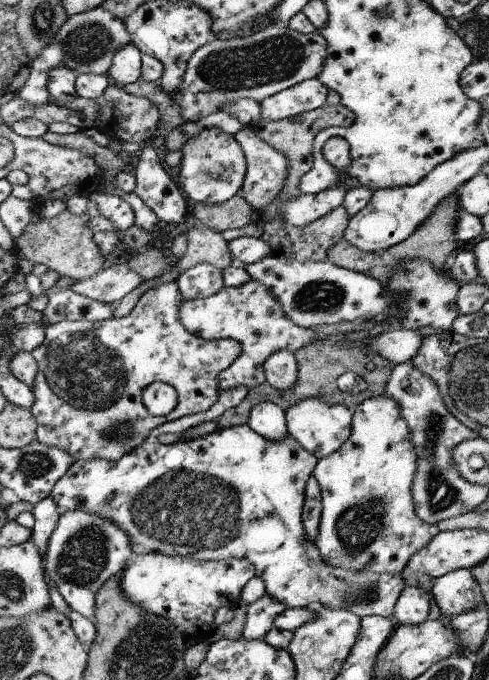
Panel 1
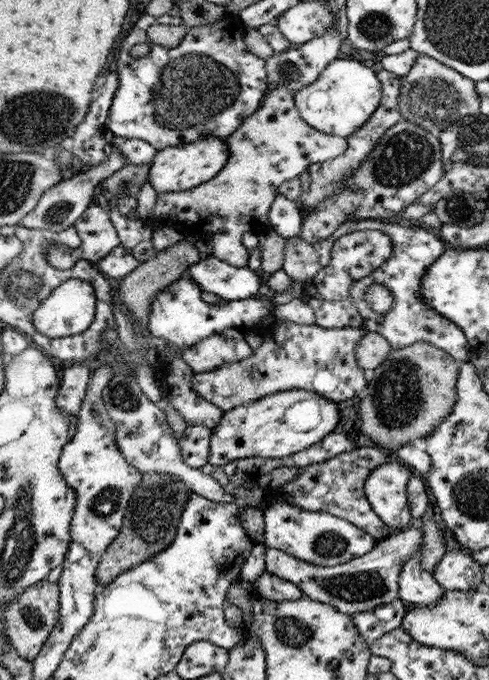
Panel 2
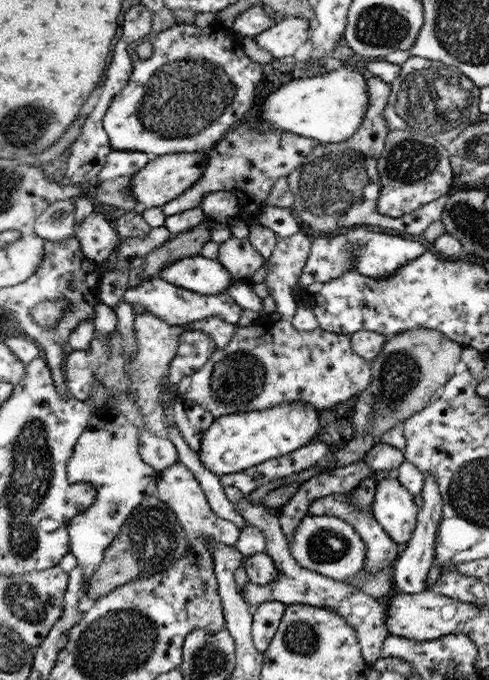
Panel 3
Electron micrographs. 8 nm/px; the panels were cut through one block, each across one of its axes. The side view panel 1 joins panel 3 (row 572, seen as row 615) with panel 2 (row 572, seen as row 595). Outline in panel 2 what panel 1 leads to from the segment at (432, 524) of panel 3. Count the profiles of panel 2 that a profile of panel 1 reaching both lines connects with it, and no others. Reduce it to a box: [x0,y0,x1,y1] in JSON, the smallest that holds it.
[399,542,446,608]

